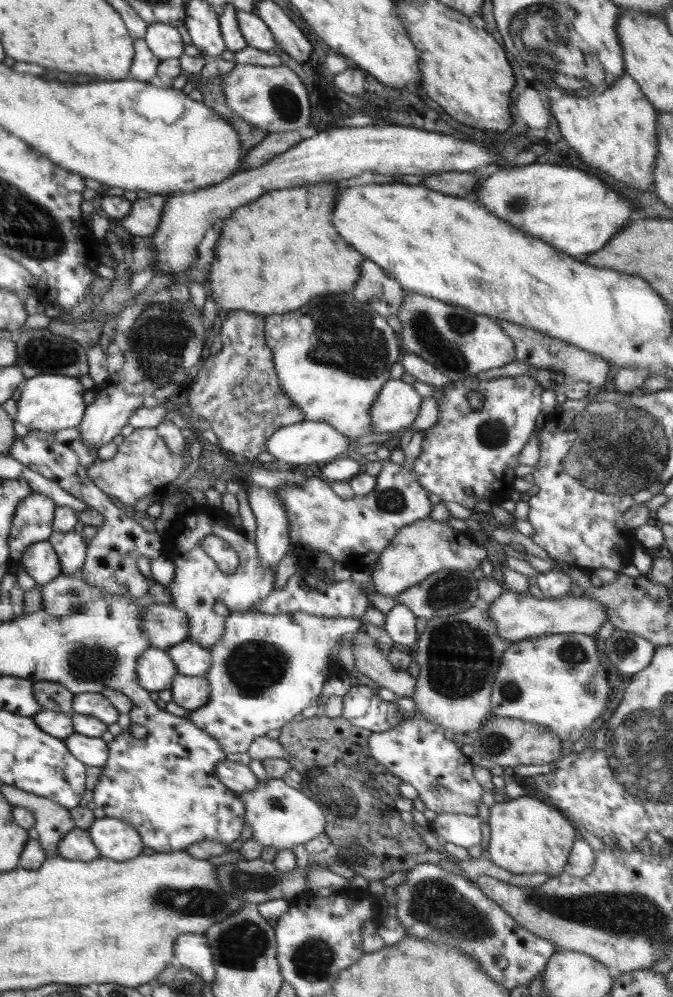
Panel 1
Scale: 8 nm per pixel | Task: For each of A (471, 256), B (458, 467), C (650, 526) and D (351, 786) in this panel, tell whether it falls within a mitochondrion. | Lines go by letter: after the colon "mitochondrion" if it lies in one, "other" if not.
A: other
B: other
C: other
D: mitochondrion

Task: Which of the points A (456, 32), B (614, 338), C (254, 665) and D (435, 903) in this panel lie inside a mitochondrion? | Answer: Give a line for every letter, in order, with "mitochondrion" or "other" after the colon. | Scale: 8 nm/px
A: other
B: other
C: mitochondrion
D: mitochondrion

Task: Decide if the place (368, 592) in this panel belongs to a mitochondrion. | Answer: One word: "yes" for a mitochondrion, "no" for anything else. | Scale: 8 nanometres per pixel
no

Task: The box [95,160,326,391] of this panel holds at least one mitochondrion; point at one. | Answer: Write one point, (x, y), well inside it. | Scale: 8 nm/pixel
(161, 343)

